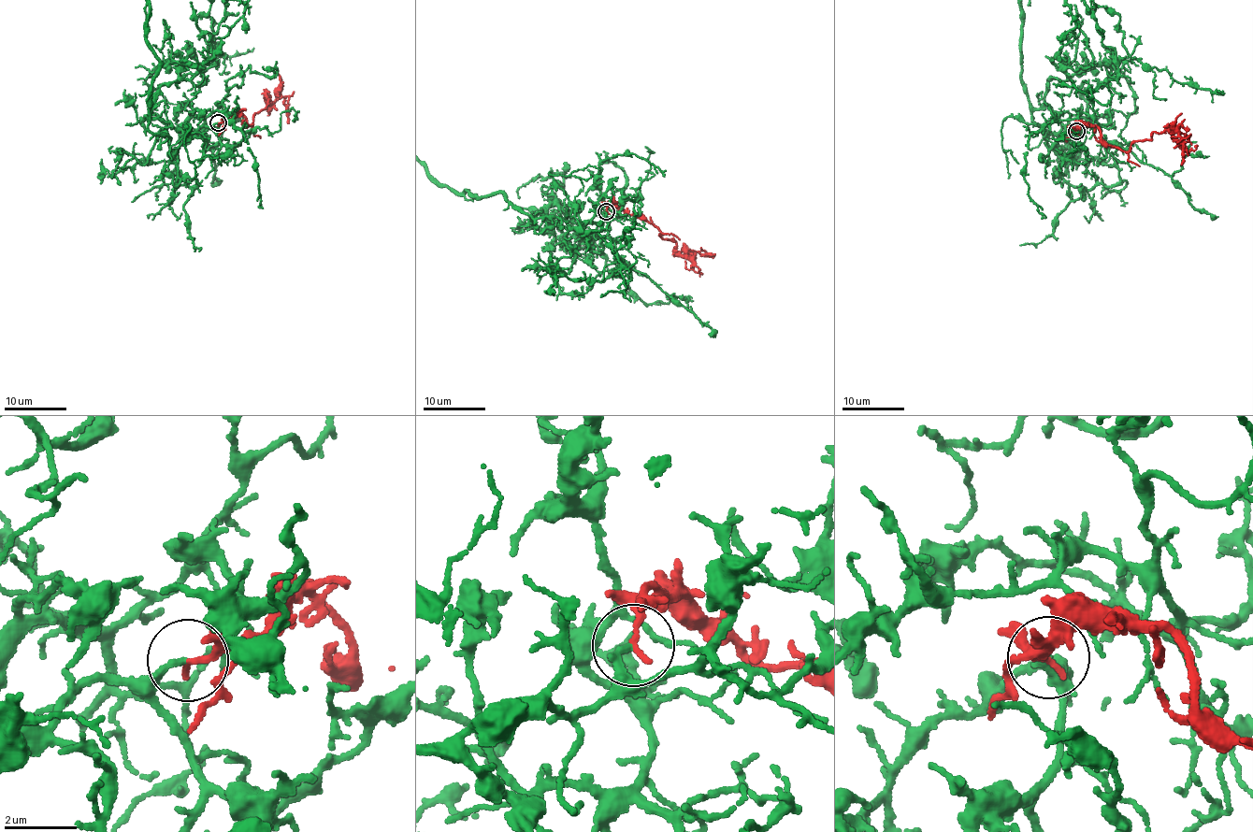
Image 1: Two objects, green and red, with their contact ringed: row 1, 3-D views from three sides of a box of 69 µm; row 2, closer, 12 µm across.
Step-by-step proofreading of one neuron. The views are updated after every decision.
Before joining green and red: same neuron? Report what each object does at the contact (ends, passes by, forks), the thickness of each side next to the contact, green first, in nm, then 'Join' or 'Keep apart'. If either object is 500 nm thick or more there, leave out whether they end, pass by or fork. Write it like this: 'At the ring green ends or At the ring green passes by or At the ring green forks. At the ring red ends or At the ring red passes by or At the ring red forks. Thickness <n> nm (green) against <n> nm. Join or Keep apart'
At the ring green ends. At the ring red ends. Thickness 180 nm (green) against 180 nm. Keep apart

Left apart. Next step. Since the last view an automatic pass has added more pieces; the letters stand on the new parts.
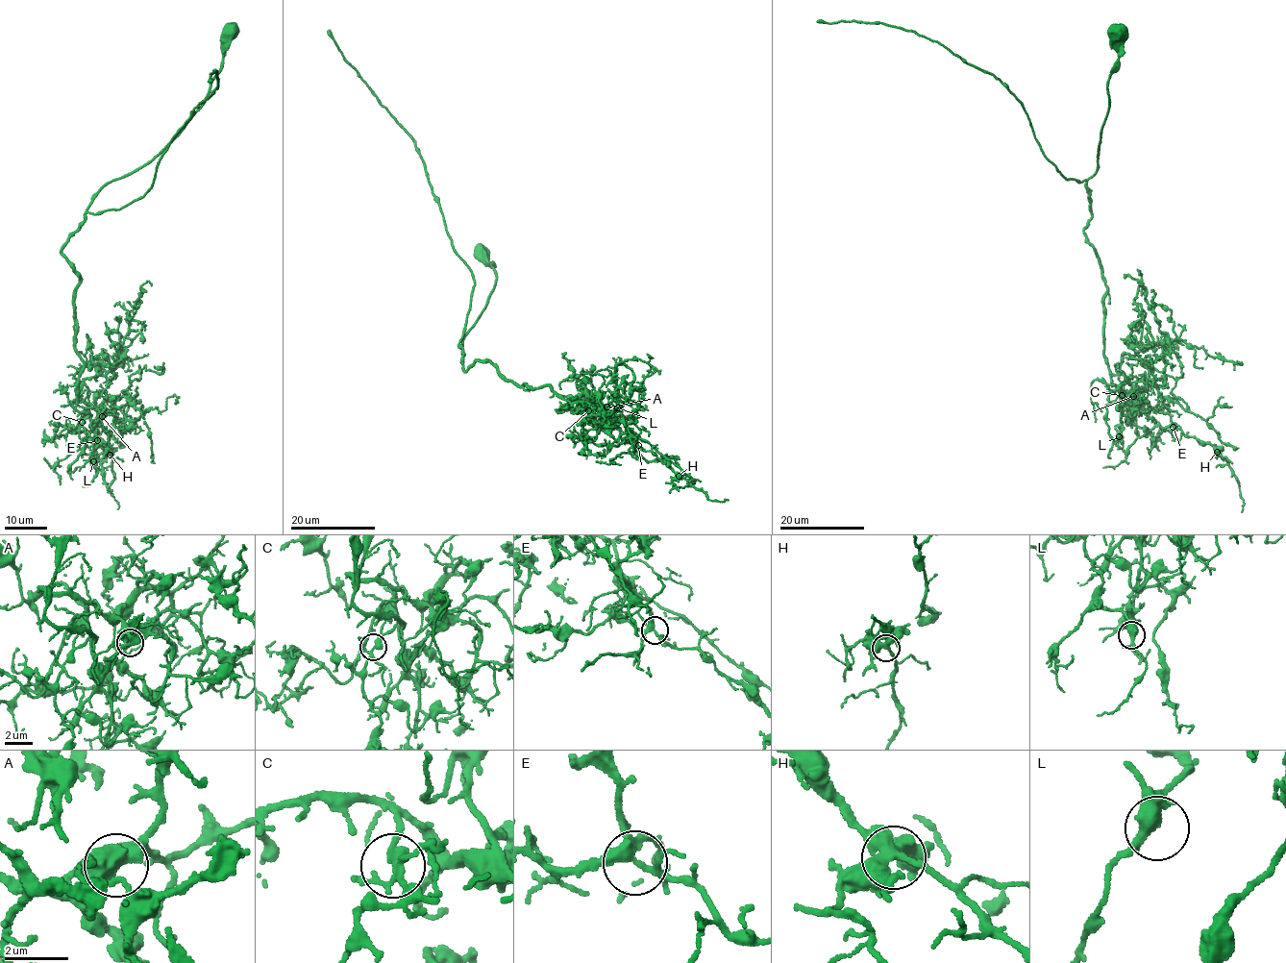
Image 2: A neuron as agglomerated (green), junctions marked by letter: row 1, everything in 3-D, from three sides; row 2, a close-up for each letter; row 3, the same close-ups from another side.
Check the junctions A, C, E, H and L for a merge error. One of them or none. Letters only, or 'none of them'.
none of them

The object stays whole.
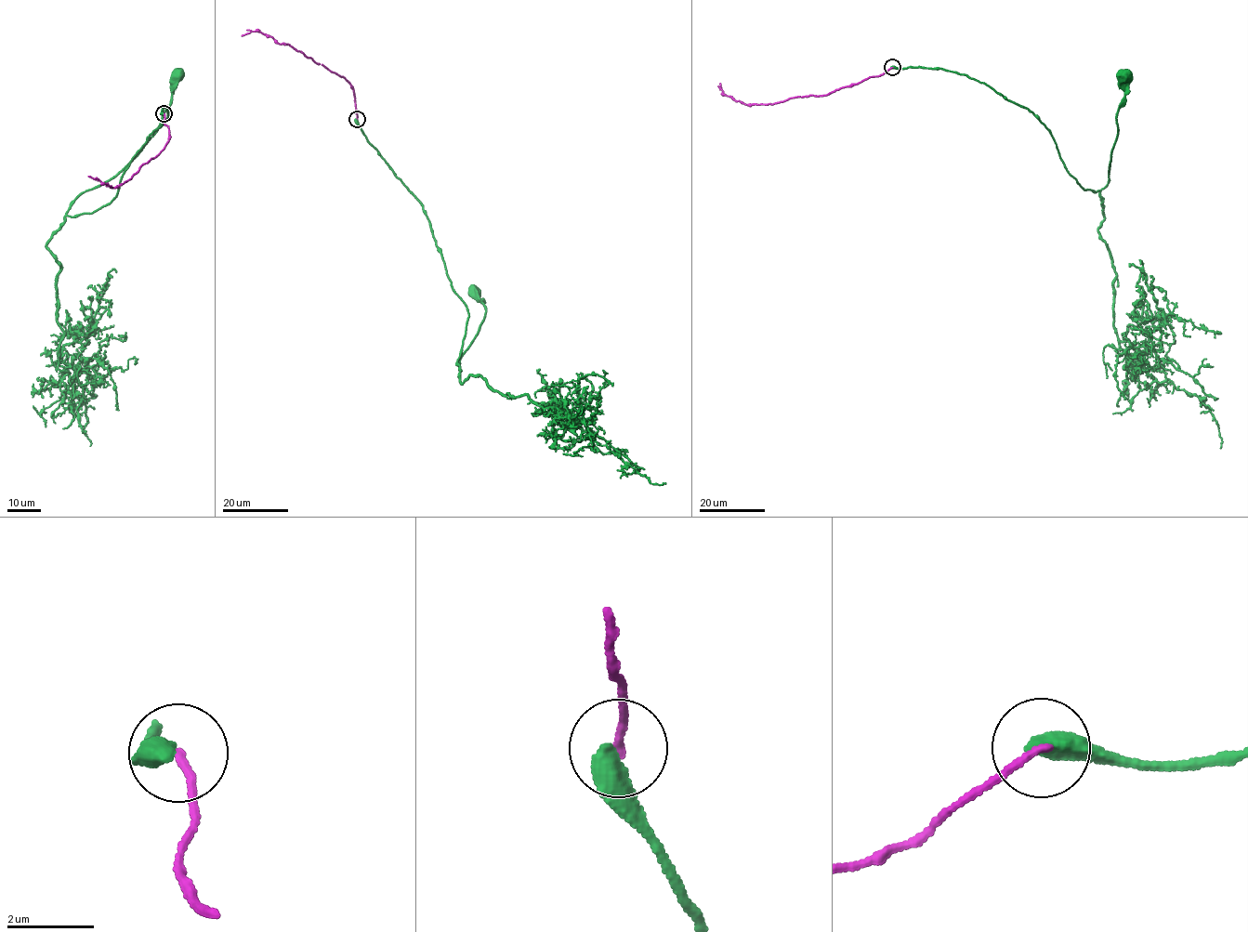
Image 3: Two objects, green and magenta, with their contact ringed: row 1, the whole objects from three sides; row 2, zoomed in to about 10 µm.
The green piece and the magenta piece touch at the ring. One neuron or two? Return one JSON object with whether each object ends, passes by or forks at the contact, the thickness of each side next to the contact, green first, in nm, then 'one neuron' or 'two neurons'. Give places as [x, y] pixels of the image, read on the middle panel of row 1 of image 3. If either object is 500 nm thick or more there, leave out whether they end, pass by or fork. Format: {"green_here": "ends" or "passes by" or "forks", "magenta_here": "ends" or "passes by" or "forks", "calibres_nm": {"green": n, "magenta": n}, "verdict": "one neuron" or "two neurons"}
{"calibres_nm": {"green": 550, "magenta": 180}, "verdict": "two neurons"}

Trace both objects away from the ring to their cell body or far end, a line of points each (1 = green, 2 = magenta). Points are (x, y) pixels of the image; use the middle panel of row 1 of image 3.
1: (356, 119), (422, 205), (469, 313), (458, 365), (484, 316), (484, 300), (475, 292)
2: (356, 119), (353, 87), (348, 82), (288, 45), (280, 44), (256, 31), (242, 36)

